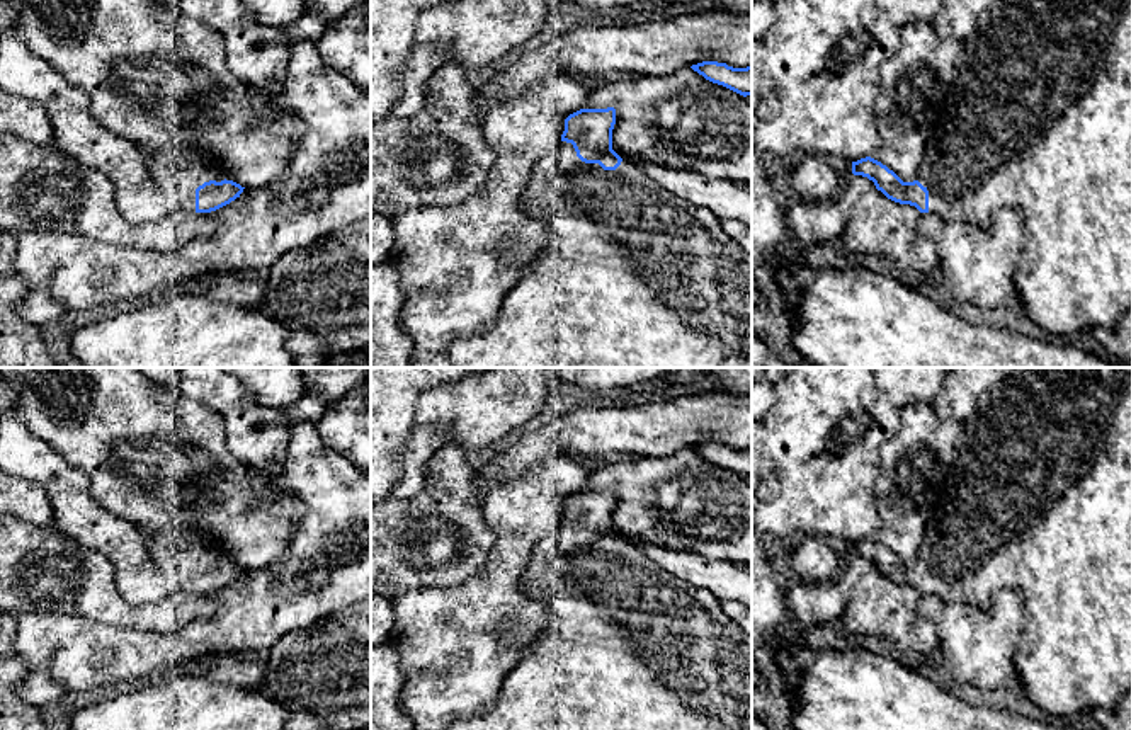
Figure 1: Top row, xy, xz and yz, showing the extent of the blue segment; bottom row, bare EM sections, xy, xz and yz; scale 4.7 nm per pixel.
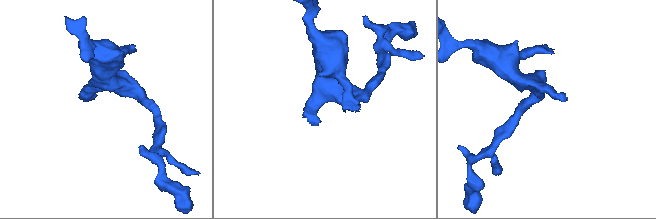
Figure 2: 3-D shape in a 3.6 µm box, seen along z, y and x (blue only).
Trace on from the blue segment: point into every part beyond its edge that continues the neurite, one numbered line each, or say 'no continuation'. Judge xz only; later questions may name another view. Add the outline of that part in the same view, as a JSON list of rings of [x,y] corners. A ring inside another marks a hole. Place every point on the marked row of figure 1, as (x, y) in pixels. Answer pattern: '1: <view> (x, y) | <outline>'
1: xz (631, 276) | [[[561,140],[553,155],[534,163],[520,201],[526,213],[546,223],[549,240],[509,291],[495,325],[485,334],[456,339],[446,347],[451,368],[752,368],[752,255],[709,209],[667,192],[628,160],[616,170],[585,163],[577,157],[573,145]]]

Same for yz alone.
1: yz (1038, 118) | [[[997,0],[983,10],[975,31],[961,41],[961,51],[954,63],[952,83],[929,138],[917,180],[929,191],[929,213],[942,220],[988,228],[993,216],[1005,208],[1017,209],[1022,214],[1024,247],[1014,274],[1015,296],[1022,303],[1026,317],[1037,325],[1044,337],[1066,339],[1099,327],[1116,328],[1121,317],[1131,310],[1131,0]]]

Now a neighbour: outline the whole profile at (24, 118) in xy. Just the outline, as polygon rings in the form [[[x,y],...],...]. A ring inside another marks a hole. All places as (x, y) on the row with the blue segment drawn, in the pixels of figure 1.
[[[0,88],[0,136],[17,136],[37,146],[53,148],[54,133],[48,112],[32,99]]]

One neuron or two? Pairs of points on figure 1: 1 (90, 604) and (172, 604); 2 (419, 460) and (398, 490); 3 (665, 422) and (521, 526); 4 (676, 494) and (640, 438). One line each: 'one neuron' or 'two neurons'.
1: one neuron
2: one neuron
3: two neurons
4: two neurons

